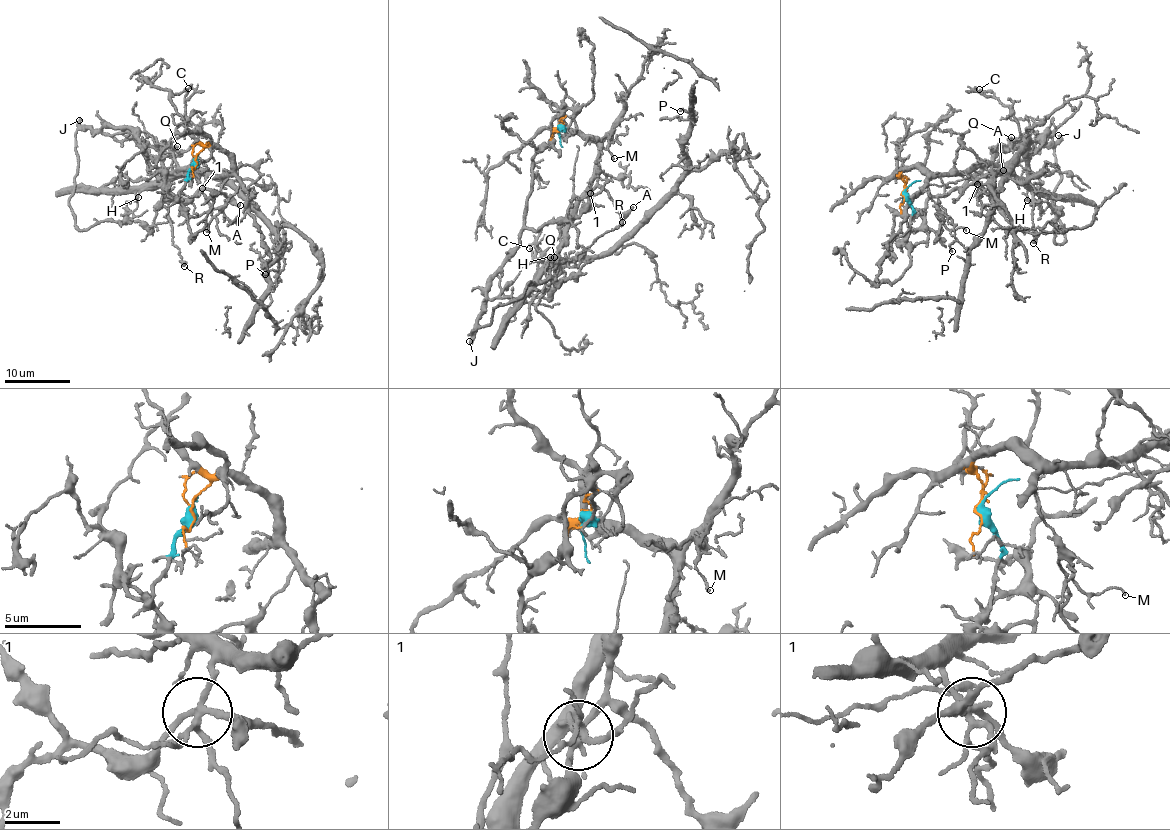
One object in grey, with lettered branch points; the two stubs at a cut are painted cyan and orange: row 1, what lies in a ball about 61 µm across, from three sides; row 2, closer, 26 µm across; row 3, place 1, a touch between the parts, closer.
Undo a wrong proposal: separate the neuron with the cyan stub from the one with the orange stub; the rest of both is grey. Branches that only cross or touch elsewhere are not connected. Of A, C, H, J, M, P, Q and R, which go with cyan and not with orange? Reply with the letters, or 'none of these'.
A, J

